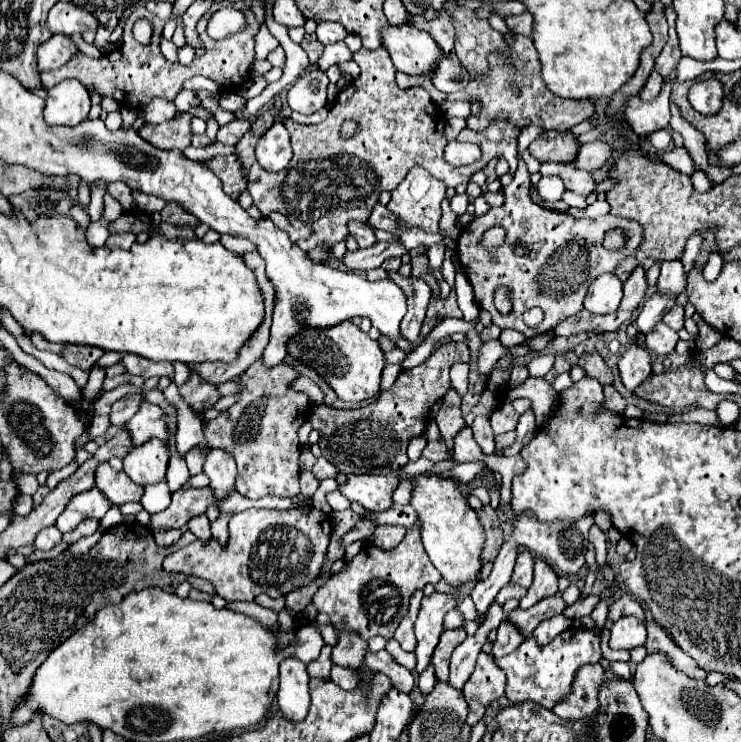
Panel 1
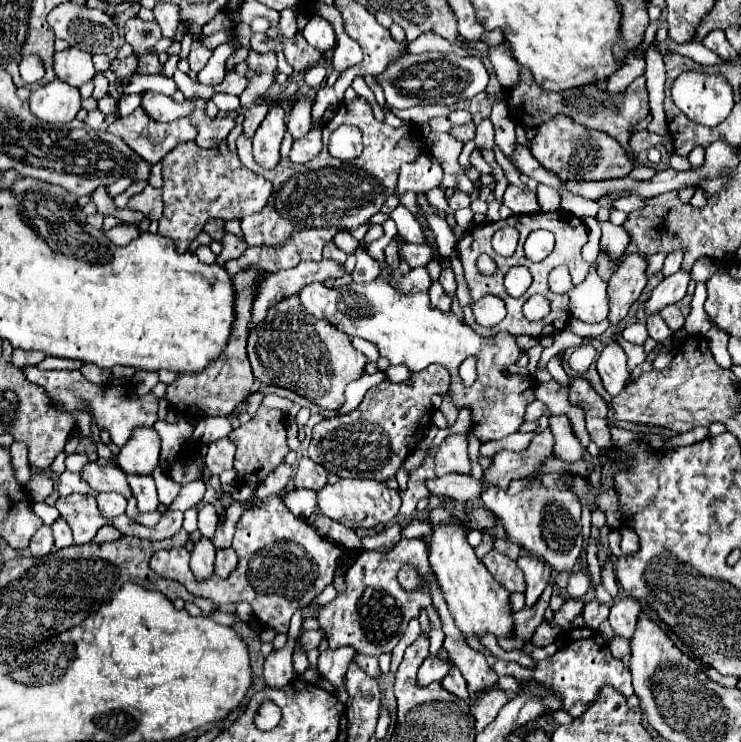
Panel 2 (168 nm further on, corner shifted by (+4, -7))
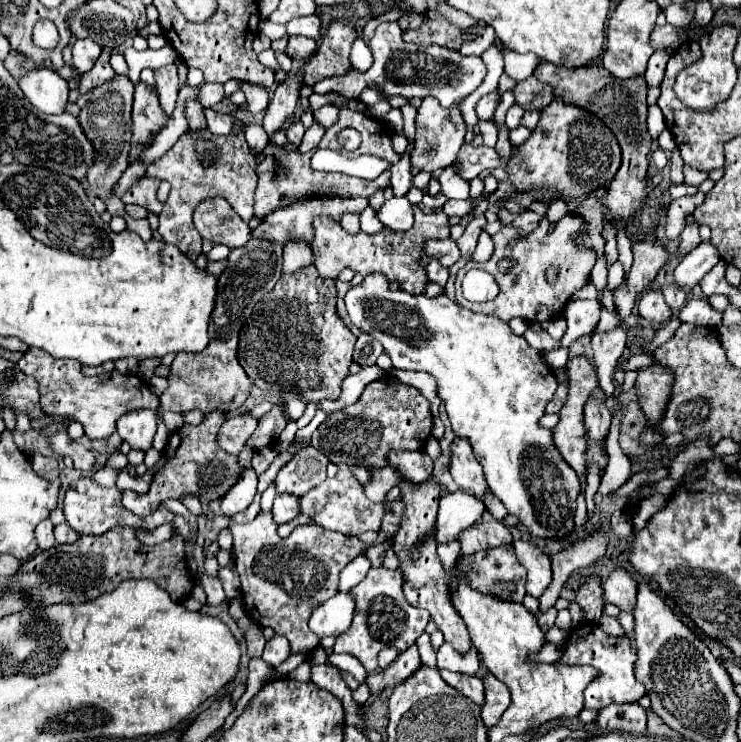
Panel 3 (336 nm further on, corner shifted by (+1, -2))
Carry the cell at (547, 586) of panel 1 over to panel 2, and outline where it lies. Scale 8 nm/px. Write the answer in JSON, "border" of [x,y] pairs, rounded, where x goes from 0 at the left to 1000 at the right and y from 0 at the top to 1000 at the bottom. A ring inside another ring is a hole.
{"border":[[[703,749],[698,755],[700,765],[709,771],[709,784],[711,784],[711,795],[709,795],[709,817],[717,819],[725,806],[733,801],[733,795],[738,792],[741,782],[744,782],[744,765],[733,757],[733,755],[725,755],[722,749]]]}

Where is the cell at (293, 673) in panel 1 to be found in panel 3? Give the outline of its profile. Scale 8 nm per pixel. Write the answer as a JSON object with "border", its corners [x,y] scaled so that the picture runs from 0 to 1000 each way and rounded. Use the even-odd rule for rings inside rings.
{"border":[[[370,856],[367,861],[359,864],[359,872],[356,872],[356,883],[354,888],[372,899],[378,896],[381,891],[386,891],[391,885],[391,872],[389,872],[389,861],[383,861],[383,856]]]}

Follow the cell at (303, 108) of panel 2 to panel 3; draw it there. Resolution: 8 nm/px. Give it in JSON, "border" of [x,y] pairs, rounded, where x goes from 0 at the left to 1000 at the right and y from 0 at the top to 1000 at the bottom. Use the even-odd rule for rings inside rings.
{"border":[[[399,163],[389,177],[386,177],[386,185],[389,185],[389,193],[394,193],[394,195],[399,195],[402,198],[402,193],[408,190],[408,185],[410,185],[410,168],[408,168],[408,163]]]}

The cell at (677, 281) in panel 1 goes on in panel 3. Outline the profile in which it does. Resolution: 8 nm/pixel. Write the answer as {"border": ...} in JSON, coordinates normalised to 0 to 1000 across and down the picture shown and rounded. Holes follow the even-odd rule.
{"border":[[[931,301],[931,303],[926,303],[926,309],[920,311],[920,327],[918,327],[918,338],[920,338],[920,344],[928,341],[931,336],[937,336],[937,333],[945,327],[942,306],[945,306],[945,301]]]}

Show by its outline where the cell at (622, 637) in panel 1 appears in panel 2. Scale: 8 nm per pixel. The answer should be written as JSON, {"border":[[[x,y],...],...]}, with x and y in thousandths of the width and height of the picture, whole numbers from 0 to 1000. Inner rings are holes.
{"border":[[[841,806],[833,809],[825,817],[825,827],[822,827],[822,841],[830,852],[830,857],[841,857],[841,860],[852,860],[857,852],[857,841],[860,841],[860,830],[865,825],[865,814],[852,809],[852,806]]]}

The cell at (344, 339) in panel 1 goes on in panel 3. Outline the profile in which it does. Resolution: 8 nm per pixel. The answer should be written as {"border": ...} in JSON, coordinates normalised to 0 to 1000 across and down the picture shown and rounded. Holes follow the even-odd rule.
{"border":[[[418,357],[399,368],[381,368],[372,387],[345,408],[324,446],[321,487],[345,522],[359,527],[391,527],[408,532],[413,540],[432,543],[459,535],[459,516],[470,505],[478,462],[480,451],[475,451],[453,419],[451,376],[432,376],[429,365]]]}

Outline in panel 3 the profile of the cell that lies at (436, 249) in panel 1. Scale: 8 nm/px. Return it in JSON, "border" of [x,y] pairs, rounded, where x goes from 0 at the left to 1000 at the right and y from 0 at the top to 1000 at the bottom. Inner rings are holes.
{"border":[[[529,265],[507,284],[510,298],[532,311],[548,311],[559,301],[559,287],[548,265]]]}

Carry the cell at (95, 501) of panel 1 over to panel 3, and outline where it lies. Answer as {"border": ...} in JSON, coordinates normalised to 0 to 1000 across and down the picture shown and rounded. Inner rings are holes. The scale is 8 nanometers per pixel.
{"border":[[[92,705],[76,708],[73,721],[76,721],[76,732],[78,732],[78,735],[84,735],[84,732],[103,732],[105,724],[108,724],[97,710],[92,710]]]}

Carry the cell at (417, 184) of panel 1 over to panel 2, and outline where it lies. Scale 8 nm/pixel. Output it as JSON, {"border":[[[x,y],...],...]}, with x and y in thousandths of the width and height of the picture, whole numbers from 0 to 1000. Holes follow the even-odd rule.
{"border":[[[574,208],[568,210],[568,216],[541,224],[533,261],[536,264],[544,264],[547,259],[576,261],[579,256],[592,253],[595,243],[598,243],[595,221],[582,208]]]}

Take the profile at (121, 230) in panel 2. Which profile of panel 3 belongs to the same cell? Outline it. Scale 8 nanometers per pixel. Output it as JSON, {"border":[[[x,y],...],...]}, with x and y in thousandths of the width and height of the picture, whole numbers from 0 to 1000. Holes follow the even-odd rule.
{"border":[[[157,101],[154,106],[148,106],[146,112],[135,112],[127,117],[127,125],[121,131],[121,136],[108,147],[105,163],[113,174],[113,182],[124,190],[130,212],[127,212],[127,222],[119,228],[113,247],[116,255],[124,265],[132,265],[143,274],[146,284],[151,290],[165,290],[173,301],[173,311],[186,314],[194,325],[205,322],[205,311],[200,306],[197,295],[178,295],[170,282],[167,274],[162,271],[159,263],[151,260],[154,249],[159,247],[159,241],[165,239],[165,233],[170,230],[173,220],[175,220],[175,193],[178,193],[178,160],[175,160],[175,150],[178,150],[178,123],[181,115],[173,106],[173,101]]]}

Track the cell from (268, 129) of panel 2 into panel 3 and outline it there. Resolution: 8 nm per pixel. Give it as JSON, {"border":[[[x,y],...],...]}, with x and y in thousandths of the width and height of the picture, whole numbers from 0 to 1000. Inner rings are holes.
{"border":[[[408,96],[391,98],[386,101],[386,106],[381,112],[375,112],[375,117],[370,120],[370,128],[364,133],[364,142],[359,147],[356,155],[356,174],[359,179],[370,179],[378,174],[378,168],[394,158],[399,142],[402,142],[402,131],[405,131],[405,117],[408,117]]]}

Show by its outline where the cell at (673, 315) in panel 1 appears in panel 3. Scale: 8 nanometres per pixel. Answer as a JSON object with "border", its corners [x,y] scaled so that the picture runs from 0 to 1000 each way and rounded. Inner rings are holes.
{"border":[[[901,381],[901,384],[896,384],[896,387],[893,387],[893,398],[896,398],[899,408],[904,411],[904,416],[907,416],[910,422],[918,419],[918,416],[923,414],[926,403],[928,403],[928,395],[926,395],[918,384],[912,384],[912,381]]]}

